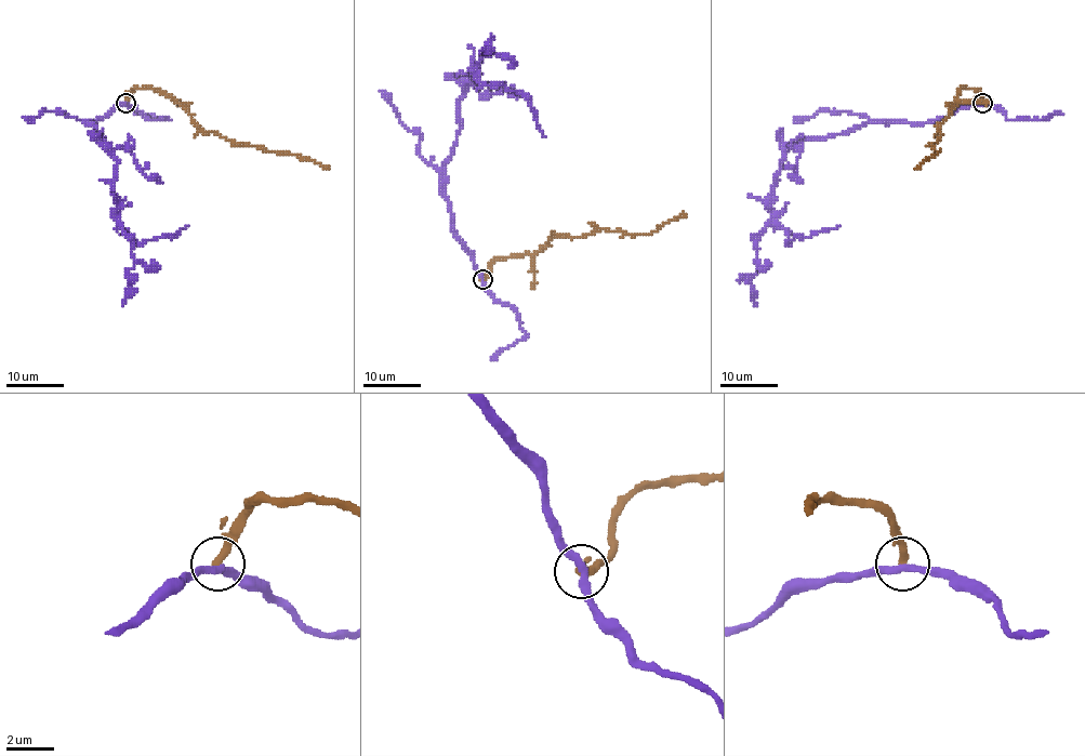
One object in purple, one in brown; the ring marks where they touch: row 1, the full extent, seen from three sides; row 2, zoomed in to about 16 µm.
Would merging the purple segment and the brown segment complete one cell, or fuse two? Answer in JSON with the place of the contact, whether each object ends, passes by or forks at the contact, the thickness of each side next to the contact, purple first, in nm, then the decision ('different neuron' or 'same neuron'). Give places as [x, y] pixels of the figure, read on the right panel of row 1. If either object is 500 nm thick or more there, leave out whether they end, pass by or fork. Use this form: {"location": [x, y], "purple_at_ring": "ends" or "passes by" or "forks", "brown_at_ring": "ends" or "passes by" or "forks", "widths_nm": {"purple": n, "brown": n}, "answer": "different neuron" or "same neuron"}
{"location": [982, 103], "purple_at_ring": "passes by", "brown_at_ring": "ends", "widths_nm": {"purple": 300, "brown": 340}, "answer": "different neuron"}

